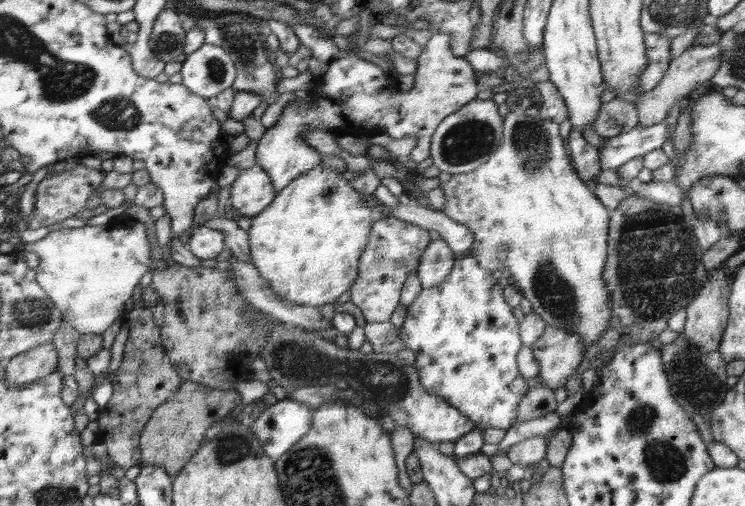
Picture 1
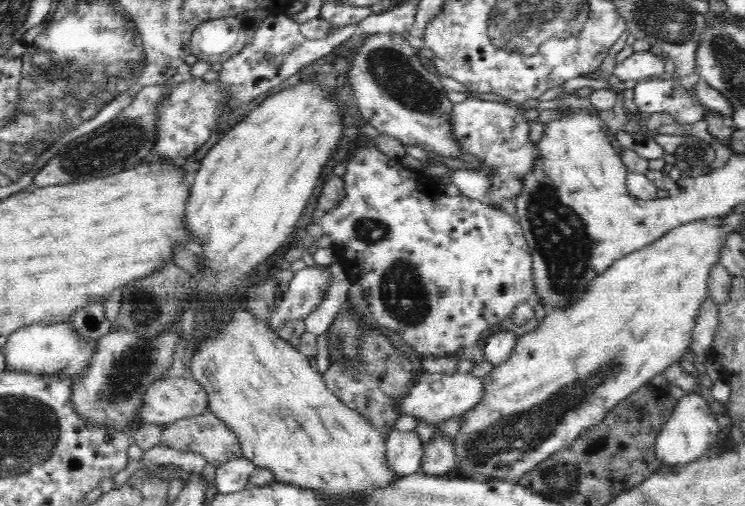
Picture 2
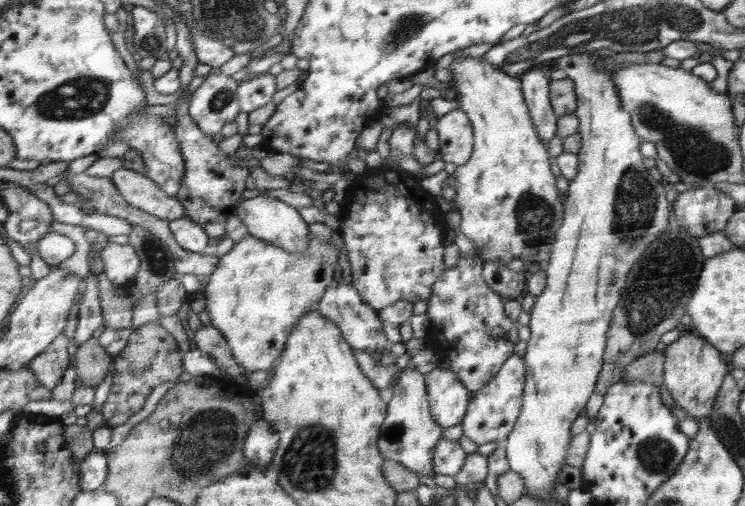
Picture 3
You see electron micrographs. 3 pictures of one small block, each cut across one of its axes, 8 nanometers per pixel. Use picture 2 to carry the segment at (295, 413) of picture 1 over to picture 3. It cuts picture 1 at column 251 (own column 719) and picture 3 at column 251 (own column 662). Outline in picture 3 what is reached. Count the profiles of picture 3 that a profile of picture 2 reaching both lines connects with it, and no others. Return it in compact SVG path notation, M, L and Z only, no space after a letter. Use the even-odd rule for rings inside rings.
M262 419L252 426L250 434L245 438L244 455L253 466L268 466L279 442L278 431L266 419Z

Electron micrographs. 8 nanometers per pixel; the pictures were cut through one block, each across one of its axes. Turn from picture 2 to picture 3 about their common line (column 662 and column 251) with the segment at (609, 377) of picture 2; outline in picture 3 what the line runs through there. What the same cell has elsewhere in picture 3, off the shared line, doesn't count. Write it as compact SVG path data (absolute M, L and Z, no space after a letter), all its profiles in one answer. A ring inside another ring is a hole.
M248 236L236 243L232 250L223 251L216 269L208 279L205 290L205 305L211 325L224 335L230 354L238 366L250 374L256 370L268 370L280 358L288 335L295 324L310 310L318 307L326 290L332 284L332 274L338 266L339 252L323 244L314 236L313 245L306 254L292 254L268 241Z

